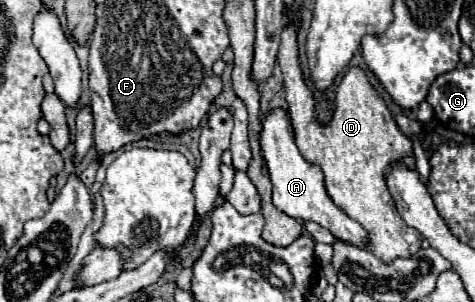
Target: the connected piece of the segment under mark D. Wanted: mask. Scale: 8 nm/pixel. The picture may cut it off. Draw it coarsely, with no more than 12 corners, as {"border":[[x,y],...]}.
{"border":[[299,17],[281,31],[295,143],[333,203],[383,263],[411,257],[383,173],[399,131],[361,67],[335,89],[327,123],[299,63]]}

